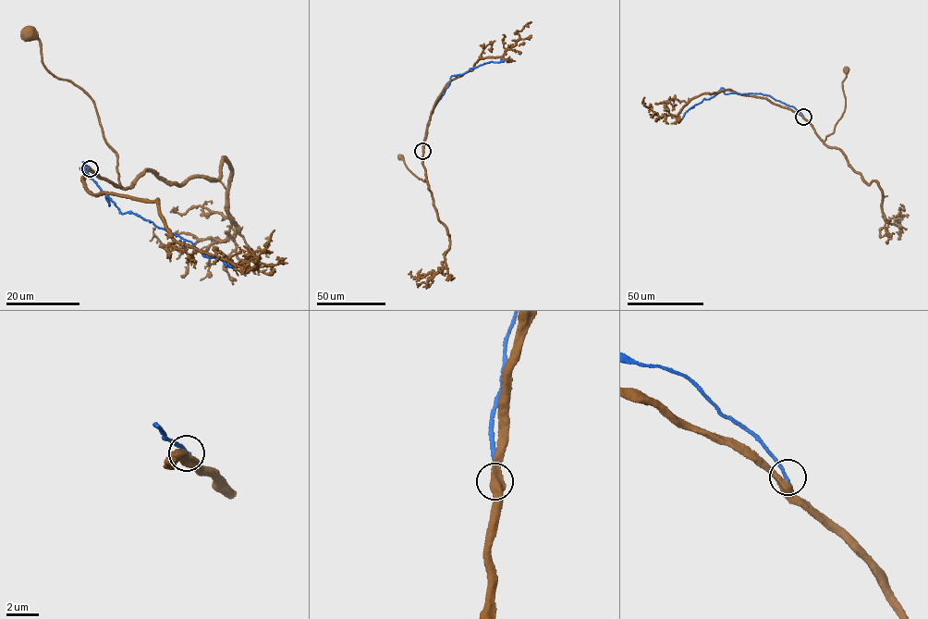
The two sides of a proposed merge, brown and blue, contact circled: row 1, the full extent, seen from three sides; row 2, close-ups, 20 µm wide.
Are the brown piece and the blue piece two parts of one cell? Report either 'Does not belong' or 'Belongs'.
Does not belong

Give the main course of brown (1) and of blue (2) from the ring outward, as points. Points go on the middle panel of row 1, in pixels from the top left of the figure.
1: (422, 152), (424, 181), (409, 169), (401, 157)
2: (423, 151), (427, 124), (452, 76), (462, 74), (470, 68), (491, 61), (504, 60)

